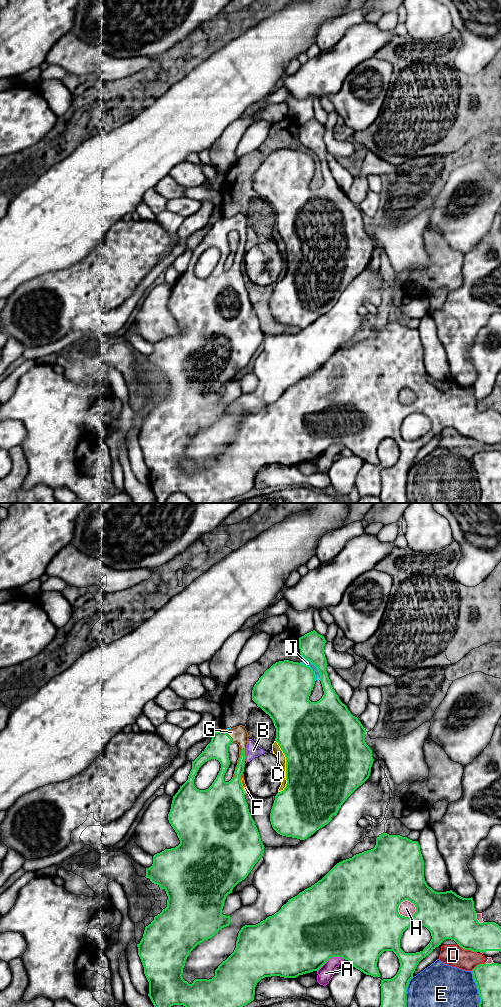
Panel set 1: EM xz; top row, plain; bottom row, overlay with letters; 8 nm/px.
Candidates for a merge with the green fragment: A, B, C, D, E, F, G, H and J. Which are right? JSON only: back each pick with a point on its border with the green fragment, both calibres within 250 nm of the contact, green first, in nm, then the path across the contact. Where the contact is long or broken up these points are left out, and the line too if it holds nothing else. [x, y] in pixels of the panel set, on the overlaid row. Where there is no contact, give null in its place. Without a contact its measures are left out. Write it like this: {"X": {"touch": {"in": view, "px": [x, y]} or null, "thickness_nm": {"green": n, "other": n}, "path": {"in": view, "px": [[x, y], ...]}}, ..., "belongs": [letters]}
{"G": {"touch": {"in": "xz", "px": [239, 759]}, "thickness_nm": {"green": 160, "other": 140}}, "belongs": ["G"]}

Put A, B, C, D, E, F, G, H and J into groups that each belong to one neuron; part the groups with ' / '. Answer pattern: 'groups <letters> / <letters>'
groups A / B C D E F H J / G

